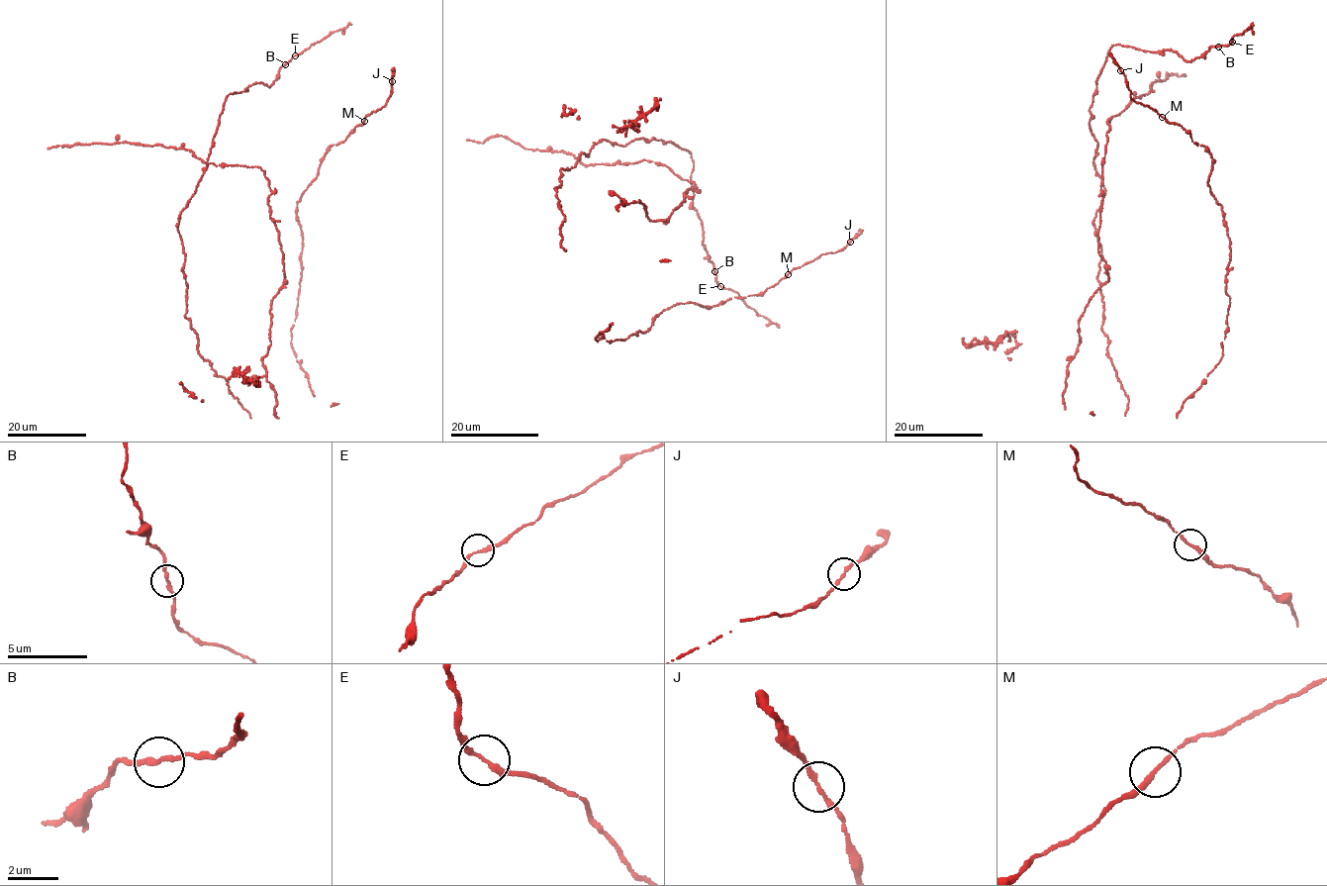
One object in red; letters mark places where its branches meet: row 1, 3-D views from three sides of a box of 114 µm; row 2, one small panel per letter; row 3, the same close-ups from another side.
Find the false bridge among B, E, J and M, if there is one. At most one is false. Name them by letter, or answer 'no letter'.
no letter

